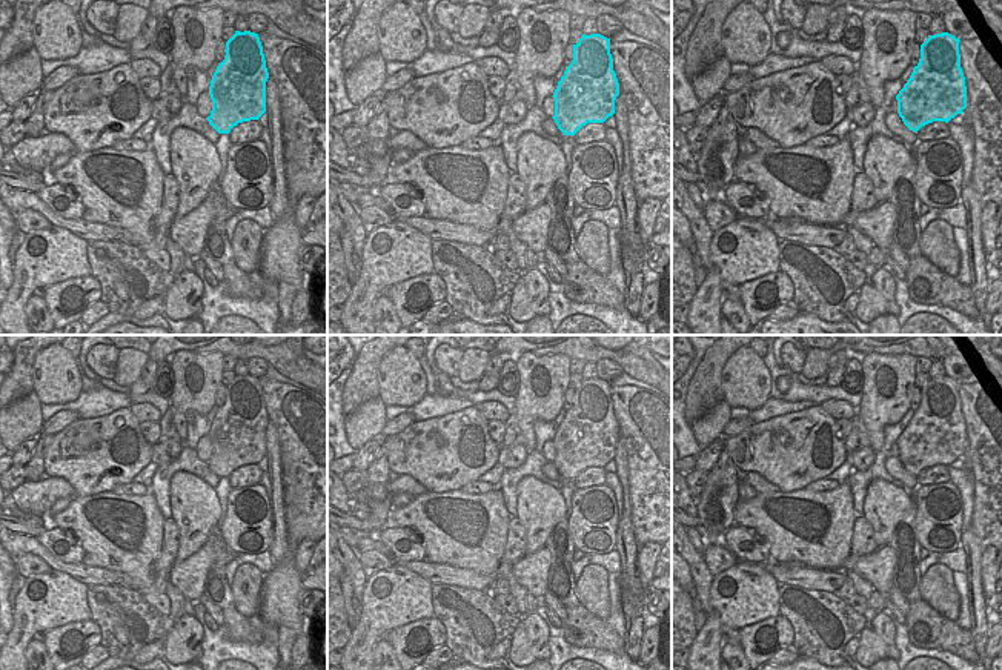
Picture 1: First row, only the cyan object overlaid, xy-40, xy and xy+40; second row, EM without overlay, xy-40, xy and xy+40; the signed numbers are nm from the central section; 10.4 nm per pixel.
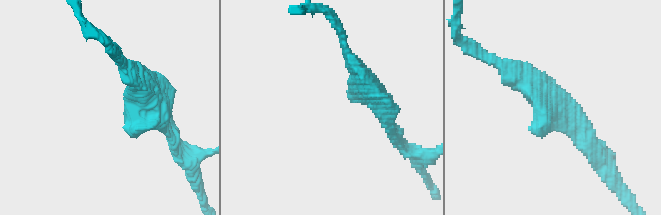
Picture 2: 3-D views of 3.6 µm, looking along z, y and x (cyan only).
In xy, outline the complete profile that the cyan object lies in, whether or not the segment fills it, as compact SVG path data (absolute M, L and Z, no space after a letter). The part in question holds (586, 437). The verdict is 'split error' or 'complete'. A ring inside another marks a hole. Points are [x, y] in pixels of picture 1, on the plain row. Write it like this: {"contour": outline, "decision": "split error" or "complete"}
{"contour": "M582 378L573 404L553 436L552 461L562 479L575 479L587 467L604 467L615 458L619 427L613 415L610 383Z", "decision": "complete"}

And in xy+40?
{"contour": "M948 376L928 380L919 407L896 439L904 469L917 475L933 466L948 467L967 452L959 383Z", "decision": "complete"}

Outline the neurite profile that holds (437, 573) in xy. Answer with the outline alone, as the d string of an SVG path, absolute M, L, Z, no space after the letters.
M370 536L358 539L357 553L377 550L392 561L392 566L401 566L420 576L429 579L432 584L456 585L464 589L473 589L487 592L493 587L493 576L484 576L469 569L458 569L446 564L432 564L427 561L403 561L396 558L381 541L375 541Z

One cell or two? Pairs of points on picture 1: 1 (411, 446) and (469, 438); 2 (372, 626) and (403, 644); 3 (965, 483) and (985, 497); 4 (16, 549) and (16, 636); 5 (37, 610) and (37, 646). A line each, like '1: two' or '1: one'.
1: one
2: two
3: two
4: two
5: two

